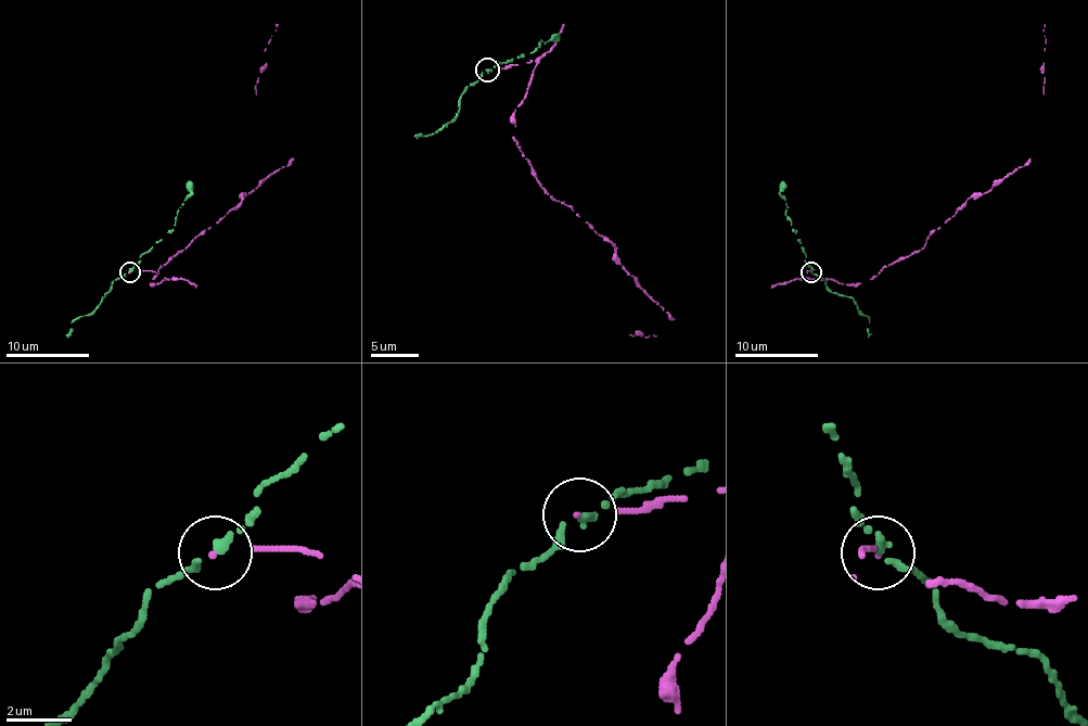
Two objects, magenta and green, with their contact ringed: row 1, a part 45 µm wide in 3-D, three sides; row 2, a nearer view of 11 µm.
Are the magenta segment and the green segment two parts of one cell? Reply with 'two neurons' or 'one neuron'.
two neurons

